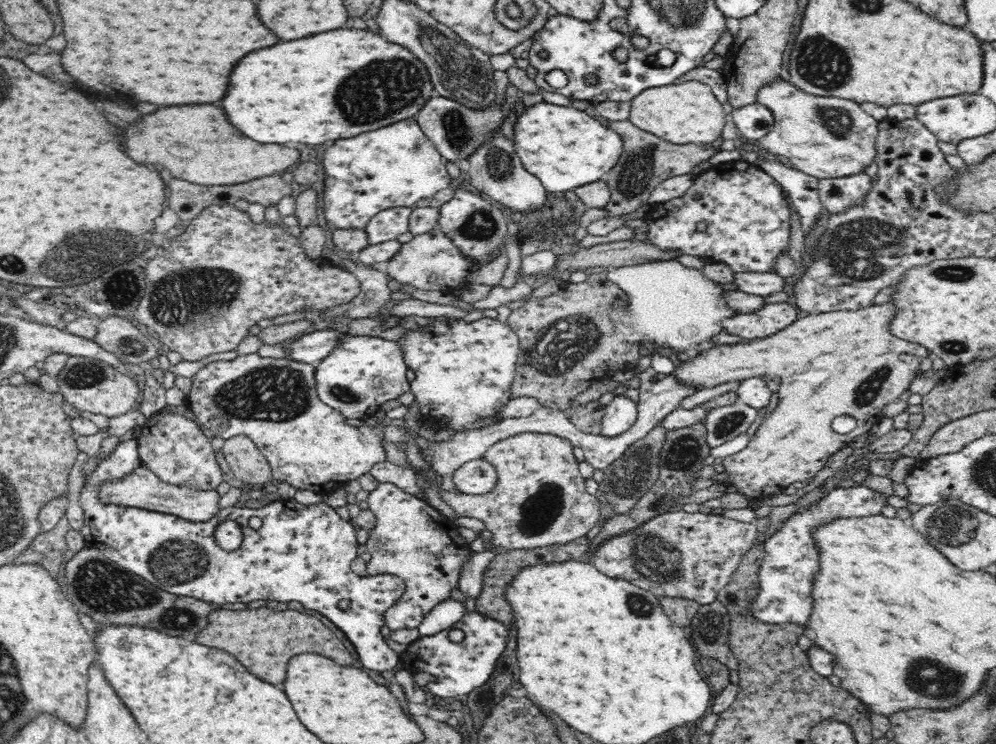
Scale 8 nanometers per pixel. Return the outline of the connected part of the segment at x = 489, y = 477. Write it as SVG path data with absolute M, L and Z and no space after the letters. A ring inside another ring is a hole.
M485 458L466 462L452 474L452 482L462 494L486 494L496 481L496 469Z

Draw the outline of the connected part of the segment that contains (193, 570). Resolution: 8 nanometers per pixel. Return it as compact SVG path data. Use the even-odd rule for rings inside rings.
M137 440L120 441L110 454L102 459L94 472L88 475L79 496L79 504L84 510L84 525L81 528L86 547L98 548L105 561L115 563L131 573L138 574L144 580L158 588L178 596L188 596L196 600L212 604L236 604L236 602L252 602L252 600L278 600L278 602L299 602L308 608L319 612L332 621L340 629L350 643L354 645L360 662L370 670L394 670L400 661L400 656L388 647L381 628L385 626L384 615L387 608L394 606L406 587L402 578L394 575L376 575L362 577L356 575L350 564L356 558L358 540L357 527L344 520L334 508L326 503L304 505L295 499L272 500L262 508L248 507L221 508L206 522L184 520L170 513L157 513L142 508L122 506L118 504L102 504L97 497L97 490L106 481L115 481L129 475L134 469L142 467L139 457ZM258 516L262 526L255 530L248 525L248 519ZM224 520L234 520L240 525L244 540L240 548L228 552L216 544L214 530ZM347 598L351 605L344 612L338 607L338 602Z

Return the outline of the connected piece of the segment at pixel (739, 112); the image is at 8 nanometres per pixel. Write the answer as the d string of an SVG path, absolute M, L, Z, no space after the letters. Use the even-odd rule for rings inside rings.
M756 101L740 108L733 108L730 119L740 130L742 137L750 140L760 140L768 135L774 126L774 117L769 108Z

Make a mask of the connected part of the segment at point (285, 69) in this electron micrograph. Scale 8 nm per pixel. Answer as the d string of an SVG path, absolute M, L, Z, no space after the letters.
M342 28L342 30L330 30L330 32L322 32L316 36L308 36L302 40L290 40L290 42L280 42L276 46L270 48L262 48L258 52L250 52L250 56L242 58L242 62L238 64L238 68L234 68L234 72L230 74L230 88L226 90L226 96L222 100L222 110L226 112L230 124L234 124L240 132L244 132L248 138L258 140L262 144L270 142L270 144L324 144L326 140L338 140L338 138L352 138L358 136L362 132L368 130L378 130L383 126L388 126L404 119L414 118L417 112L427 103L427 100L435 96L430 75L424 63L414 56L407 48L401 44L394 44L386 40L384 36L373 33L370 30L350 30L350 28Z

